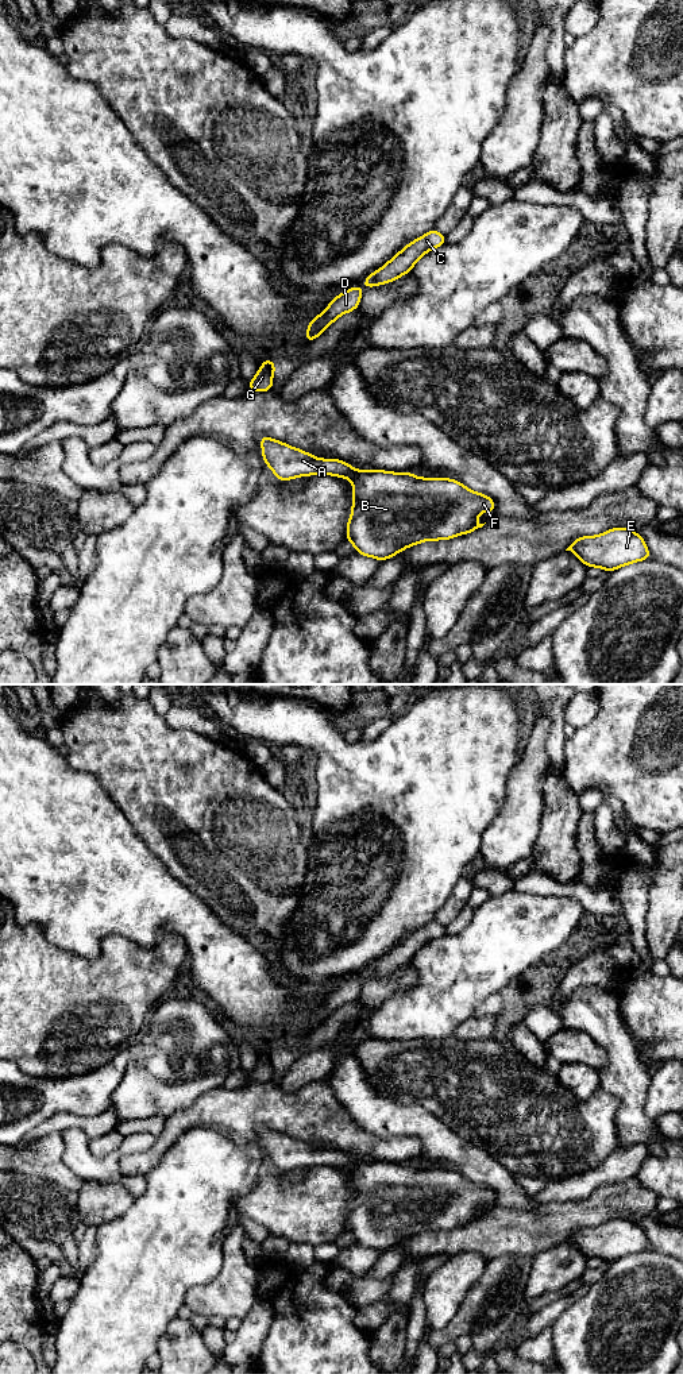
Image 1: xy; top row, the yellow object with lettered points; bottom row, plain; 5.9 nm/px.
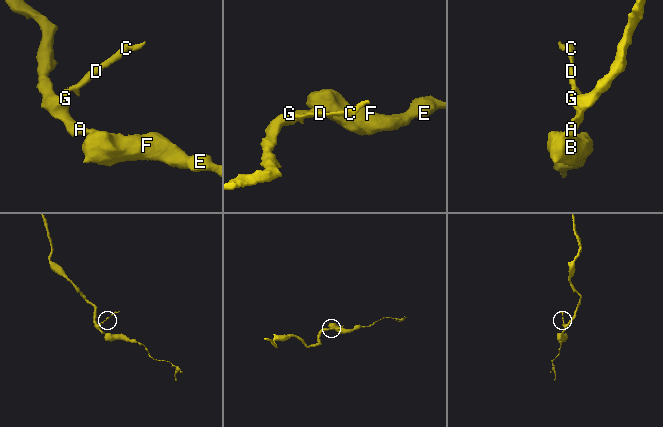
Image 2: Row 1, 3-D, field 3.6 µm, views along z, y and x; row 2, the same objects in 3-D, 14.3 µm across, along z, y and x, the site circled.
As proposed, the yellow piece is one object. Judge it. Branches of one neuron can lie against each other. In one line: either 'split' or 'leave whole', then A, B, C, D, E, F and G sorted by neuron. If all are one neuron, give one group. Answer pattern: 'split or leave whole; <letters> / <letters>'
leave whole; A B C D E F G

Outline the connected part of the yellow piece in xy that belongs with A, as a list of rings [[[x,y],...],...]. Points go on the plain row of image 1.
[[[261,1127],[259,1132],[265,1154],[278,1172],[321,1165],[351,1170],[354,1176],[352,1203],[347,1212],[346,1231],[352,1234],[356,1244],[381,1253],[422,1232],[449,1231],[474,1223],[485,1216],[476,1212],[478,1205],[481,1203],[493,1204],[495,1200],[495,1193],[490,1188],[475,1184],[454,1170],[417,1169],[409,1162],[355,1161],[347,1153],[319,1150],[266,1127]]]

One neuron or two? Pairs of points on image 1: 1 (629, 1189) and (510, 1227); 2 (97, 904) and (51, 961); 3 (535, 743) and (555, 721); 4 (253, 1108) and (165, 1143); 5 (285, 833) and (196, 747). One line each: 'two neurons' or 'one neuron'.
1: one neuron
2: two neurons
3: two neurons
4: one neuron
5: one neuron

